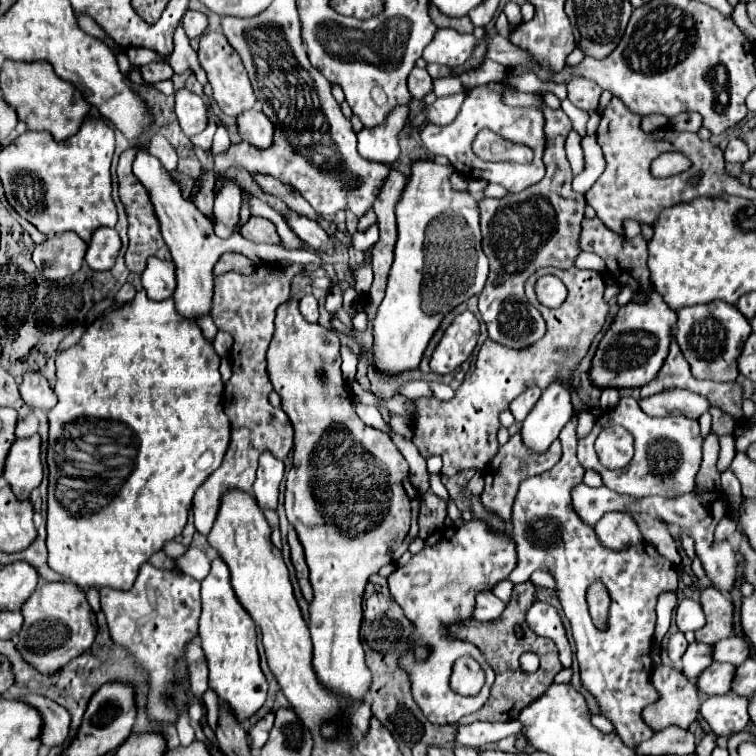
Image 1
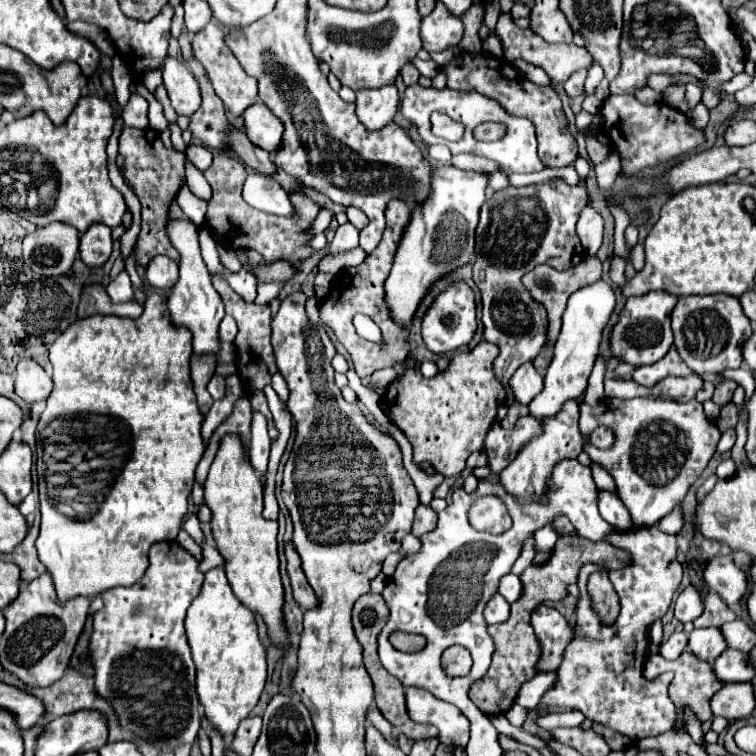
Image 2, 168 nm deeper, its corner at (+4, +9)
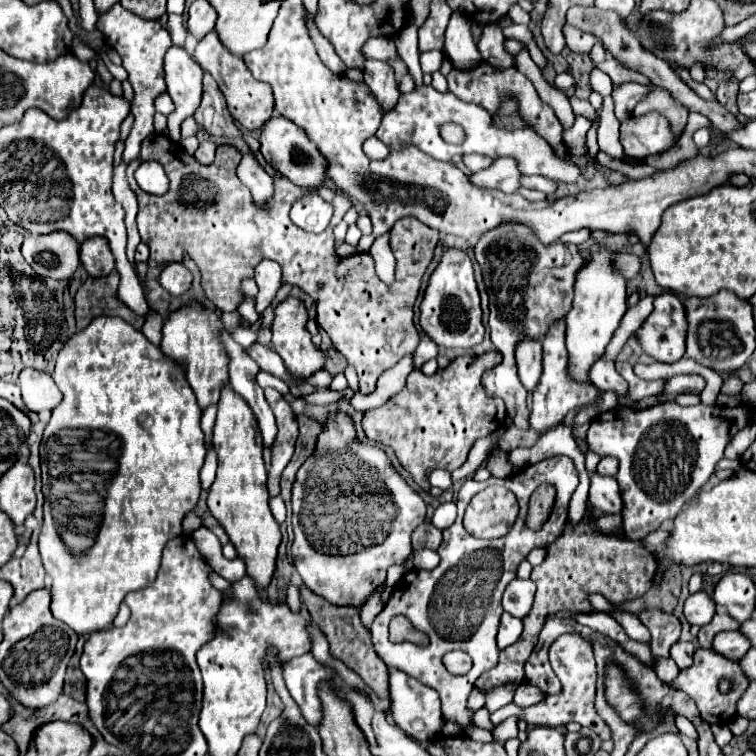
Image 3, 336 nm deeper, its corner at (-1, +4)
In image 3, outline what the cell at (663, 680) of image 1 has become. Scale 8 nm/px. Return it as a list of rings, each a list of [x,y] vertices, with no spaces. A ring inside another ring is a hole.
[[[698,648],[694,652],[692,666],[686,670],[680,670],[680,674],[672,682],[668,682],[668,686],[688,694],[696,702],[702,720],[708,724],[726,724],[728,720],[732,720],[732,716],[736,714],[736,702],[744,694],[748,684],[750,684],[750,680],[742,674],[738,662],[722,658],[720,654],[716,654],[714,650],[708,650],[708,648]],[[722,680],[728,680],[734,686],[734,690],[730,690],[730,694],[722,694],[718,690],[718,684]]]

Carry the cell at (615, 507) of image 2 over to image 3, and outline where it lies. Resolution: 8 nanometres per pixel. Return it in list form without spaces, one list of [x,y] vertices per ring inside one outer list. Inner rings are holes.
[[[592,476],[590,482],[590,496],[588,502],[606,514],[620,514],[622,512],[622,498],[620,498],[620,488],[618,482],[610,476]]]

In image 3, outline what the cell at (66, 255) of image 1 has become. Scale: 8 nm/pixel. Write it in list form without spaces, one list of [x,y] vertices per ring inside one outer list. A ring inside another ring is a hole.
[[[36,234],[22,244],[26,262],[42,278],[68,280],[80,264],[80,244],[70,234]]]

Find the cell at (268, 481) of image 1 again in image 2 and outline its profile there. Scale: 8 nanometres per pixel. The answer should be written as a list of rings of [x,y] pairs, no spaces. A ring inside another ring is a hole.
[[[253,411],[251,441],[249,441],[249,461],[259,473],[267,471],[269,449],[271,449],[271,439],[269,439],[269,433],[267,433],[267,419],[259,411]]]

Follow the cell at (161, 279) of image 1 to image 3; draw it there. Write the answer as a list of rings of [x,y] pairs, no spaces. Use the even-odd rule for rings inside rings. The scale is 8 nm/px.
[[[168,264],[160,274],[160,284],[170,294],[184,294],[192,284],[192,274],[184,264]]]

